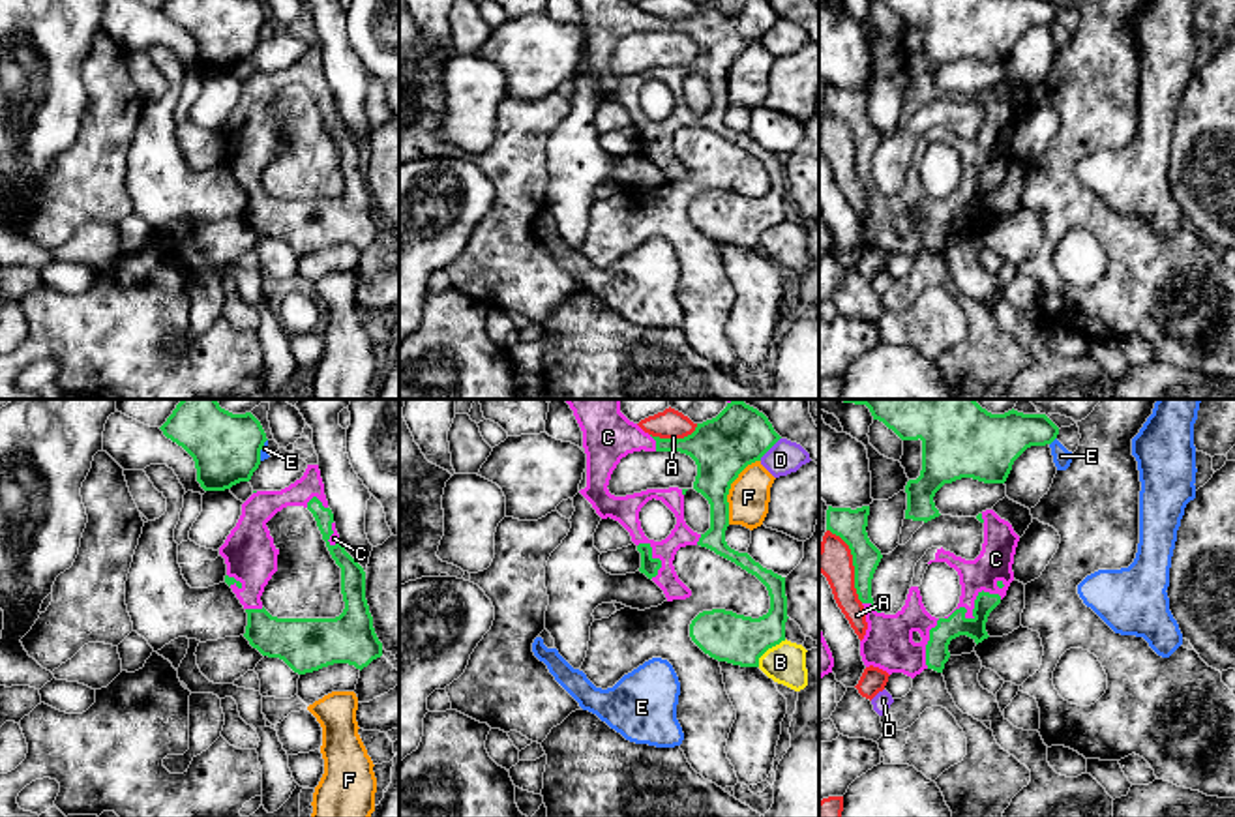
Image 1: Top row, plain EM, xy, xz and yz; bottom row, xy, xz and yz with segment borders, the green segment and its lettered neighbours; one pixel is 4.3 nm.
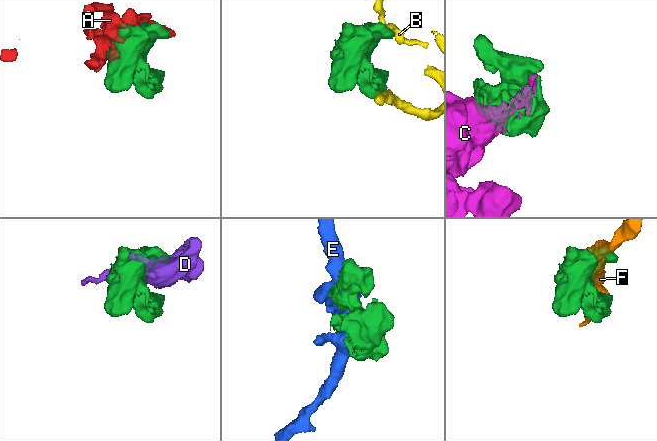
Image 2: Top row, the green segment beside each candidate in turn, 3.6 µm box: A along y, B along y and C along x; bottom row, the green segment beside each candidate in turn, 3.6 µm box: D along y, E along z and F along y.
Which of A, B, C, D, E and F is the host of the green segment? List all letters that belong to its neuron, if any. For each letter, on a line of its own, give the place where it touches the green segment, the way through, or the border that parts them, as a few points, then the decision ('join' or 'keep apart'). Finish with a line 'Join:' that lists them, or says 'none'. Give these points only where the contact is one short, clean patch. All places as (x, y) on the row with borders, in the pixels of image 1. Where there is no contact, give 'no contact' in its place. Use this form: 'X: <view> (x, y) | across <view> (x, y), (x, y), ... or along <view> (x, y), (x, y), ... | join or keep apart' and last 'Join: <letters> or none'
A: xz (677, 439) | keep apart
B: xz (769, 647) | keep apart
C: yz (973, 609) | join
D: xz (771, 446) | keep apart
E: yz (1054, 439) | along yz (1056, 437), (1050, 445) | keep apart
F: xz (729, 488) | keep apart
Join: C

